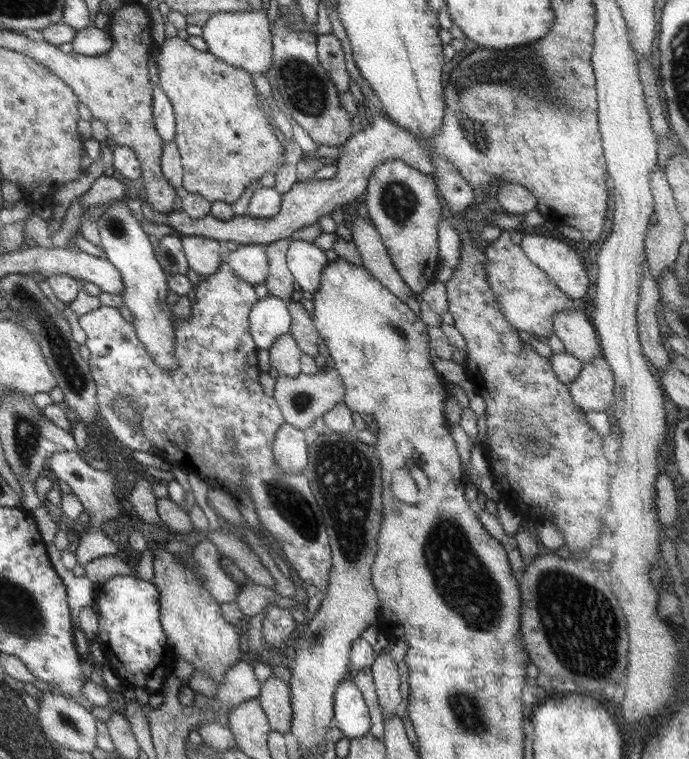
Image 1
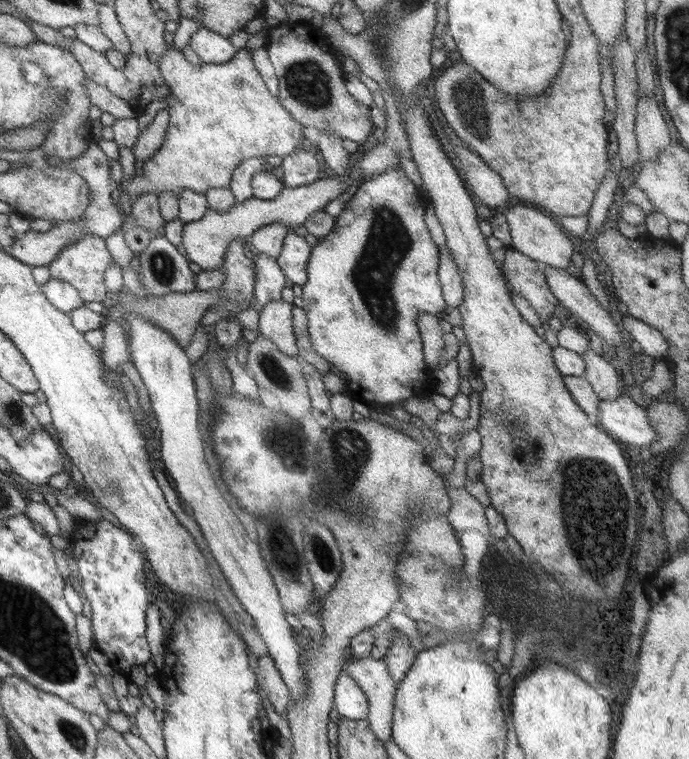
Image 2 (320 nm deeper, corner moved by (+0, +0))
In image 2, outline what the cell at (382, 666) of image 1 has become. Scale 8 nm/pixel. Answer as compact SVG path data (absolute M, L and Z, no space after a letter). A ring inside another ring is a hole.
M392 629L389 633L390 645L382 661L386 664L389 676L397 684L404 678L405 673L415 660L417 652L401 631Z

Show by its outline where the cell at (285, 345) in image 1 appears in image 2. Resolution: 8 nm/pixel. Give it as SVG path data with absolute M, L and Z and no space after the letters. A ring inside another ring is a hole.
M282 299L270 300L258 310L258 332L268 338L285 356L298 356L292 331L292 303Z

